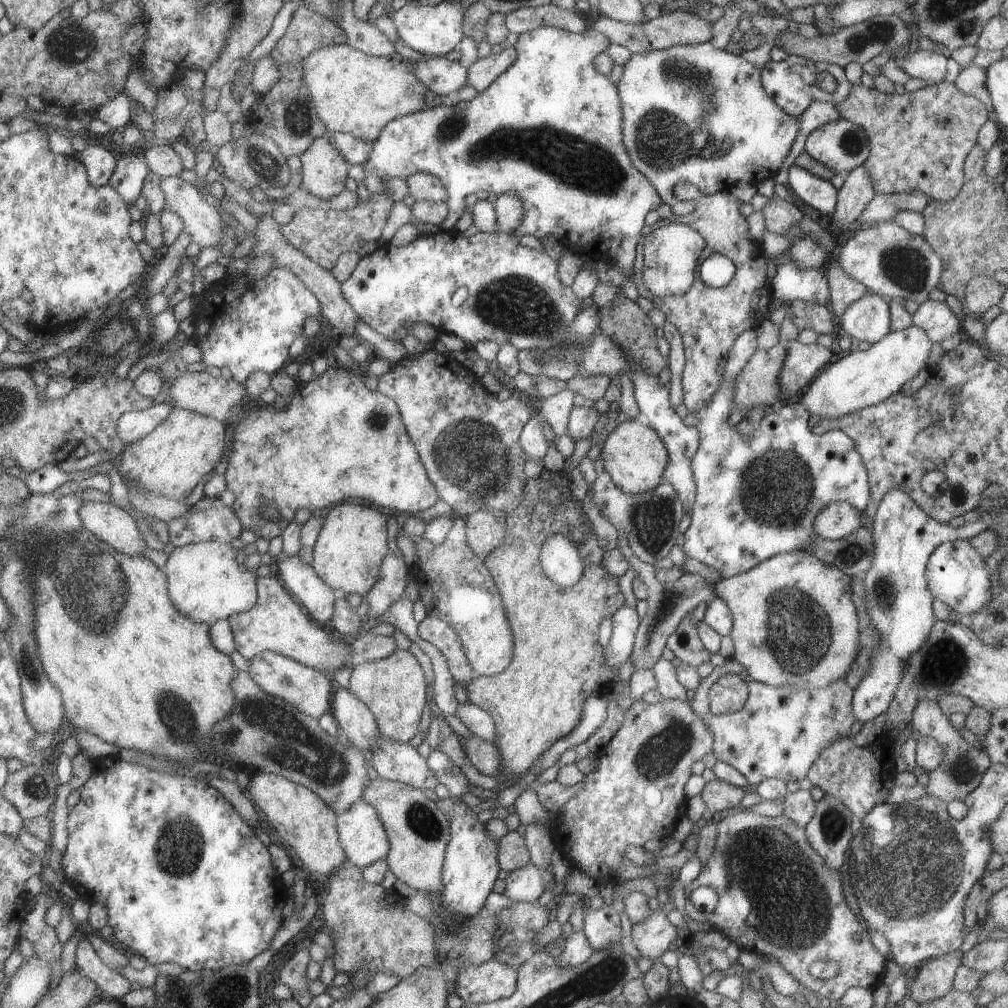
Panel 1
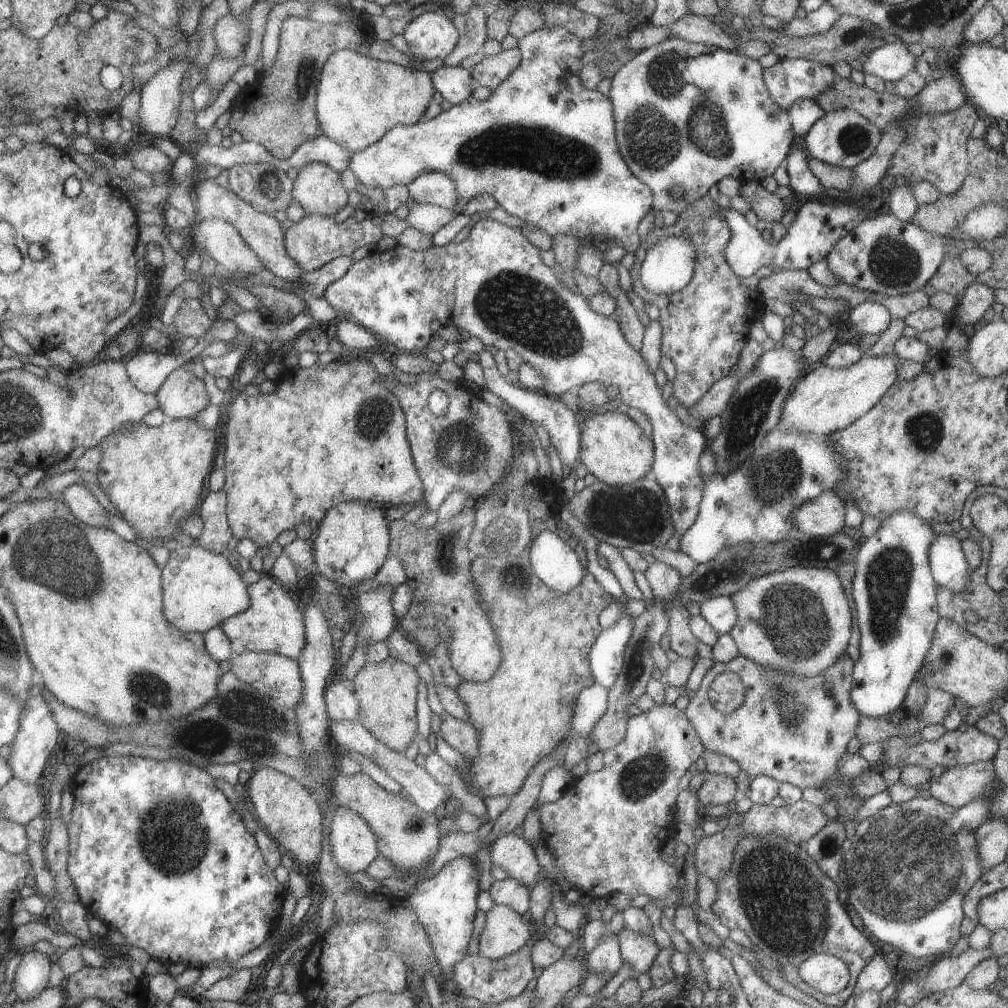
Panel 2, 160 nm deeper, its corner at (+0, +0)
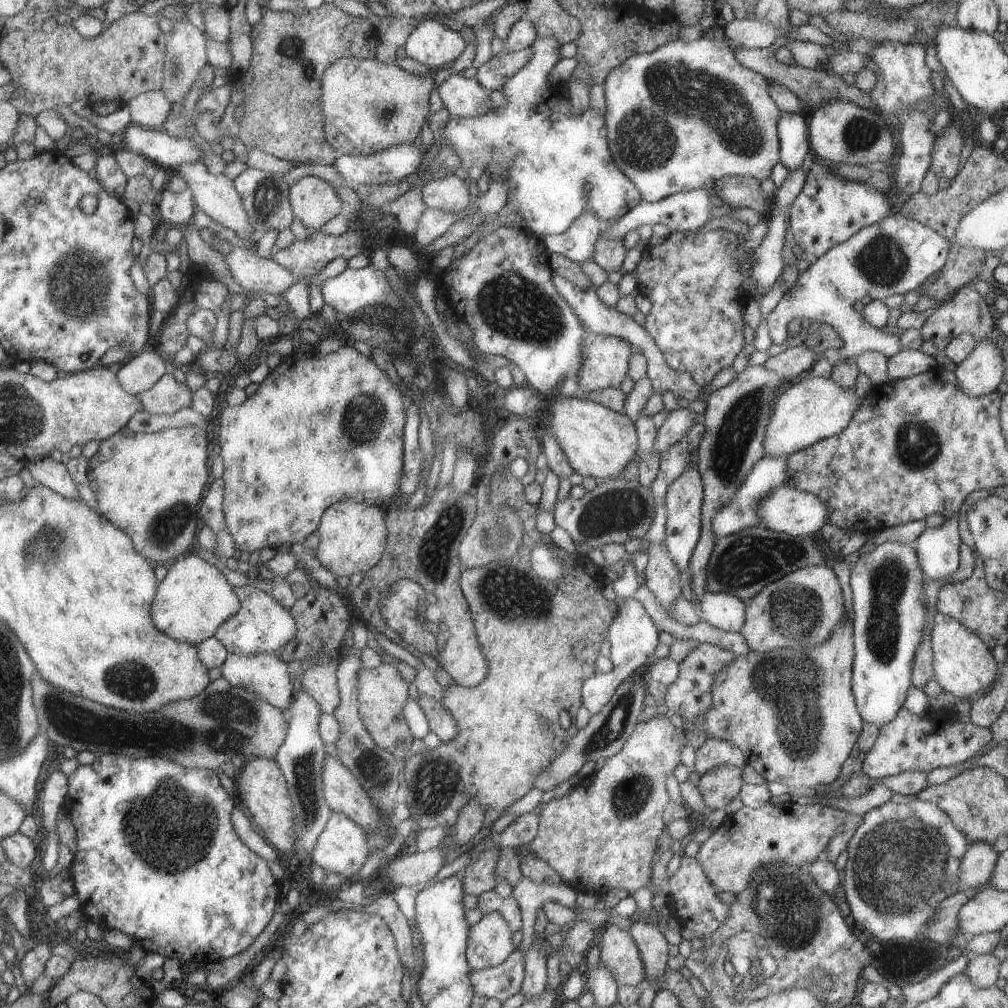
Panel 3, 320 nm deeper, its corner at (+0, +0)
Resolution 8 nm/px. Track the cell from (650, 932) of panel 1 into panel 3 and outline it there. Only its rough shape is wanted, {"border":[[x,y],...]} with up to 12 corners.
{"border":[[610,922],[599,961],[617,985],[642,987],[643,962],[628,932]]}

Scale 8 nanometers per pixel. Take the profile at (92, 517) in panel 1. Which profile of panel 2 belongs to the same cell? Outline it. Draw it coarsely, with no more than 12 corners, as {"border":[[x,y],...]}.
{"border":[[85,485],[60,492],[60,500],[81,522],[109,527],[106,510]]}

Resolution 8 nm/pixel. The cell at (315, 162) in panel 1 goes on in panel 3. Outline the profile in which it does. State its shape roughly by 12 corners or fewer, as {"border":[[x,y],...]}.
{"border":[[317,176],[289,185],[293,217],[308,231],[345,213]]}

